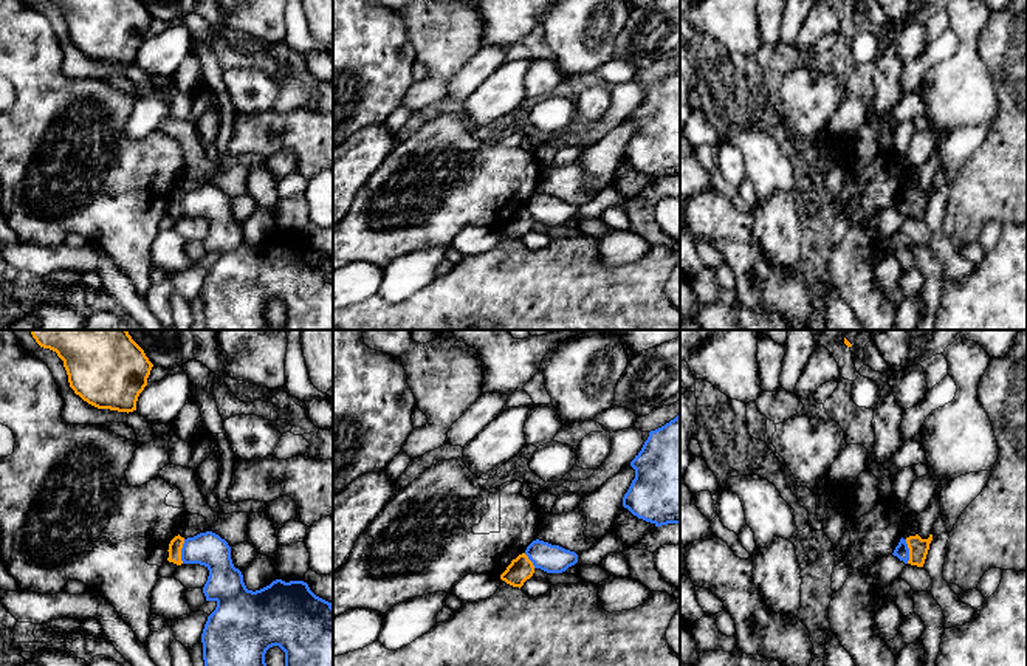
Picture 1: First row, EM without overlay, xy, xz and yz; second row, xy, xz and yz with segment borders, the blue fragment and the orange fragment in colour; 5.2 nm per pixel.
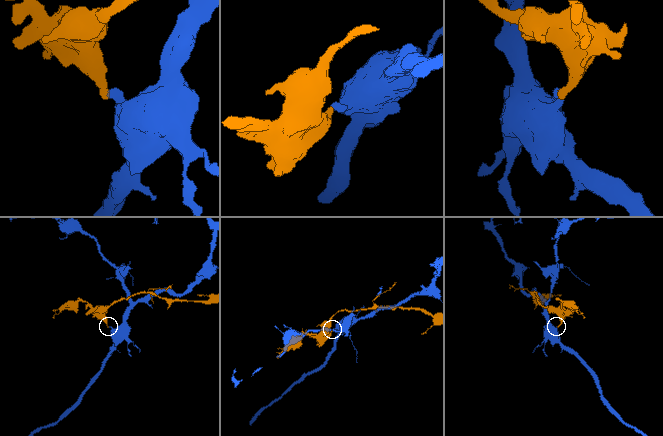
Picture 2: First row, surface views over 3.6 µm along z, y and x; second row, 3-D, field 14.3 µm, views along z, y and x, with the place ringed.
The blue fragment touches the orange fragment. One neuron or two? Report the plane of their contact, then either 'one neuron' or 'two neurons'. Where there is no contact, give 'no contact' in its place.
contact in xy; two neurons

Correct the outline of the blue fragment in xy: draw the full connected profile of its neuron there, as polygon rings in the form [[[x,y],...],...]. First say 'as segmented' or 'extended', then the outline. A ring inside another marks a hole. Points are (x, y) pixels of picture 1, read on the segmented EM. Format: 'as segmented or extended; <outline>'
as segmented; [[[212,531],[184,539],[181,561],[209,570],[203,593],[206,601],[217,602],[201,633],[204,666],[266,666],[265,654],[273,646],[285,652],[285,666],[333,666],[333,606],[316,596],[307,582],[276,579],[260,590],[248,590],[242,572],[232,564],[231,547]]]

